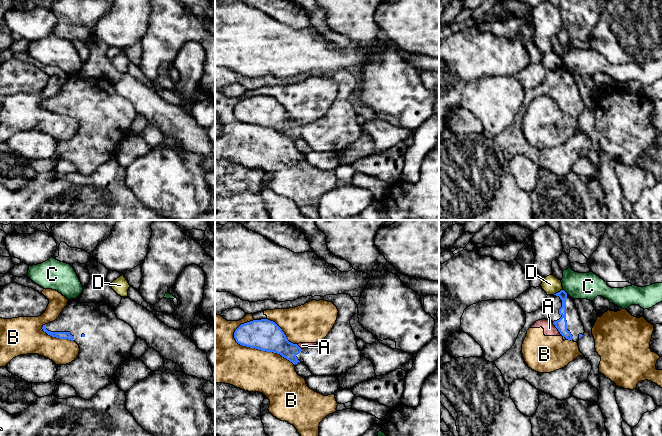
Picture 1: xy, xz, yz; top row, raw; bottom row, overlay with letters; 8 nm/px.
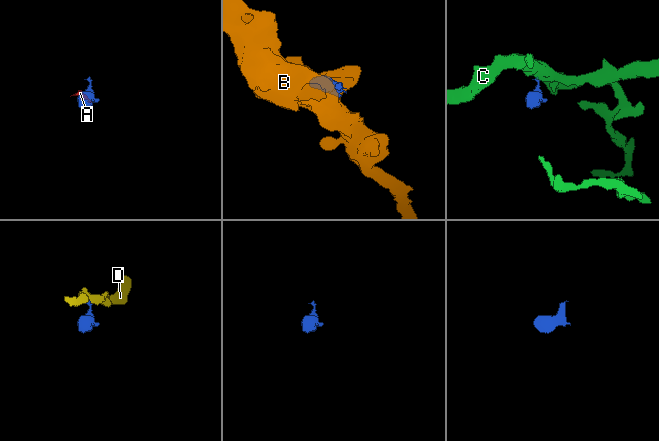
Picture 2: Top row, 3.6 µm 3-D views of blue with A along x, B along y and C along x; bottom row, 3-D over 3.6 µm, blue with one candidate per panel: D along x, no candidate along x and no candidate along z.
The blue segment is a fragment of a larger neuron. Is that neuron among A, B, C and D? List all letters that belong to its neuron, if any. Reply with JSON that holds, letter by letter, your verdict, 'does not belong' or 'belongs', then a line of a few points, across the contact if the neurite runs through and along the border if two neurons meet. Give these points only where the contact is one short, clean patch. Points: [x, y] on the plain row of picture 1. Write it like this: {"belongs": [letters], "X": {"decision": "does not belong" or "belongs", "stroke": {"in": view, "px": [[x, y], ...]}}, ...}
{"belongs": [], "A": {"decision": "does not belong", "stroke": {"in": "yz", "px": [[552, 98], [557, 106], [568, 115]]}}, "B": {"decision": "does not belong"}, "C": {"decision": "does not belong", "stroke": {"in": "yz", "px": [[563, 65], [567, 69]]}}, "D": {"decision": "does not belong", "stroke": {"in": "yz", "px": [[562, 65], [553, 70]]}}}

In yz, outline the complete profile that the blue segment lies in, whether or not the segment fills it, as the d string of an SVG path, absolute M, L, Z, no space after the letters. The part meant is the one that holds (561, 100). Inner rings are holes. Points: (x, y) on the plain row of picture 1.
M561 66L548 71L543 83L526 90L526 99L515 120L494 139L508 160L517 155L525 155L538 168L547 169L557 176L566 176L571 173L578 159L588 155L592 142L587 134L578 132L564 144L551 149L538 149L529 144L523 134L522 120L527 106L542 95L552 97L563 113L574 118L578 118L585 108L573 74Z

